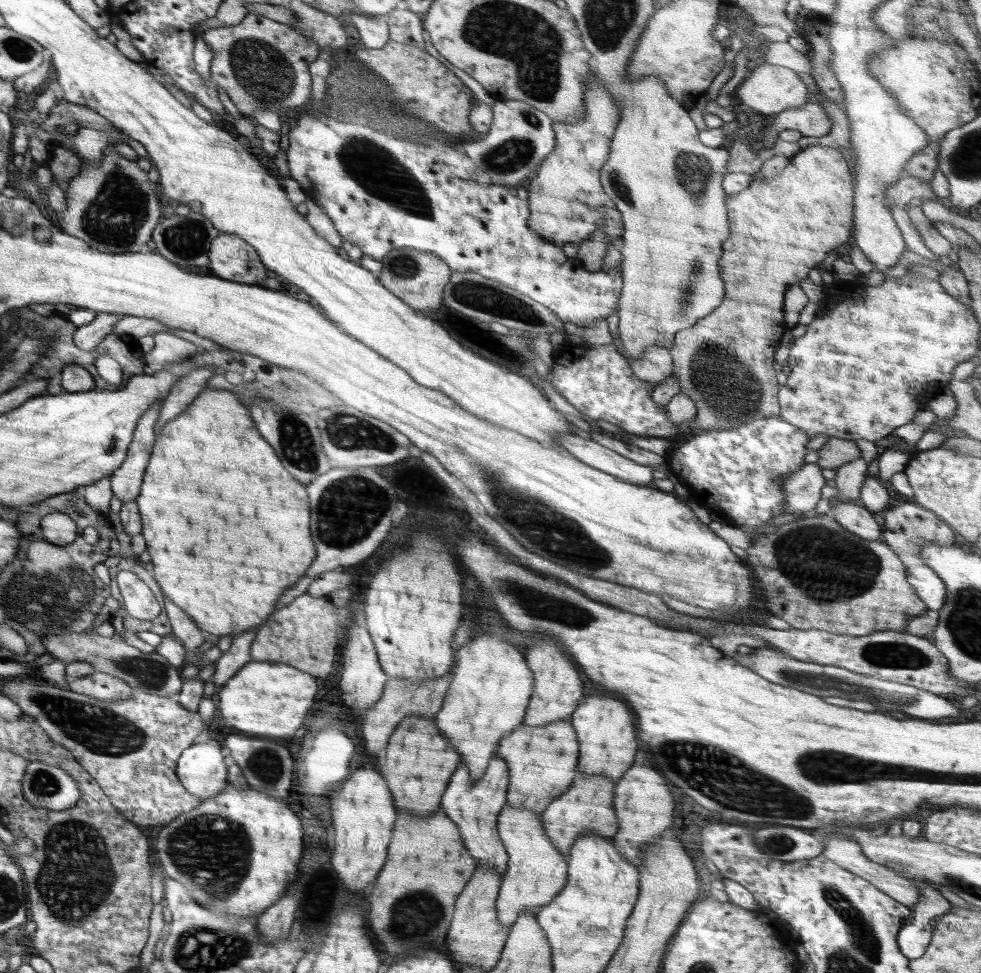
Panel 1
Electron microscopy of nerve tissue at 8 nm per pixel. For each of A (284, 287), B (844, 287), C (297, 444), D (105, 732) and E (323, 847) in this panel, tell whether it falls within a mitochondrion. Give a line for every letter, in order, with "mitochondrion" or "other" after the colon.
A: other
B: other
C: mitochondrion
D: mitochondrion
E: other

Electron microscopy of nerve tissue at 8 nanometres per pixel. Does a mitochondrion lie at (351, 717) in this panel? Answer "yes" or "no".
no

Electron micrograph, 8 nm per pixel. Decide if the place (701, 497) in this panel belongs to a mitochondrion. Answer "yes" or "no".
no

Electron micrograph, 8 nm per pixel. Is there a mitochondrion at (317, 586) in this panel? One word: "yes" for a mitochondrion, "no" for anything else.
no

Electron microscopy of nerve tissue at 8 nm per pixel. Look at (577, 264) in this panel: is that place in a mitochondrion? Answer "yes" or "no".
no

